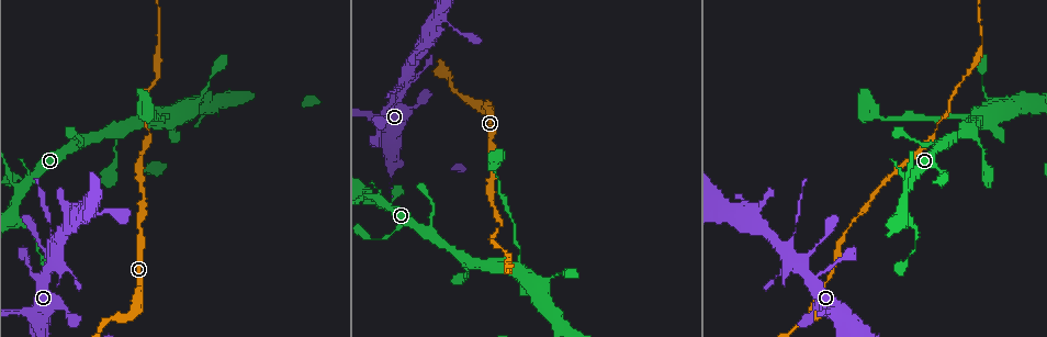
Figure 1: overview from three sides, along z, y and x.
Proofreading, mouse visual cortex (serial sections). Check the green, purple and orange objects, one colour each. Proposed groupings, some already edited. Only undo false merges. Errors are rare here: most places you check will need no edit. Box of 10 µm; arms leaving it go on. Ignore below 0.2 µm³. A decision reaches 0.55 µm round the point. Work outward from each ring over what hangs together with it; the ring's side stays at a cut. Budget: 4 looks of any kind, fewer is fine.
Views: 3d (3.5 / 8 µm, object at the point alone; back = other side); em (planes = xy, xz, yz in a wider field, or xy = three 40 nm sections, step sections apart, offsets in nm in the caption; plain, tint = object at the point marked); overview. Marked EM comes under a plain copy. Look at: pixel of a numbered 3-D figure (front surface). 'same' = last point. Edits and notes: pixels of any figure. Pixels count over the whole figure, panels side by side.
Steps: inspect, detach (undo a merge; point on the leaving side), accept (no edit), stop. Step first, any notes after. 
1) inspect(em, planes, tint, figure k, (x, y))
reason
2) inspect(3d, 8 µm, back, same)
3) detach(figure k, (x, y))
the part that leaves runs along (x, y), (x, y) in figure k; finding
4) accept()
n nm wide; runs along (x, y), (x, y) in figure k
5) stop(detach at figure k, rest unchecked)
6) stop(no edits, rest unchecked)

inspect(3d, 3.5 µm, figure 1, (727, 208))
three-way junction

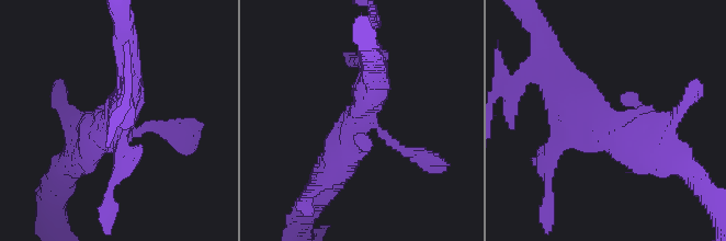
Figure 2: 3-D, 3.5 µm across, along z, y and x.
inspect(em, planes, tint, figure 2, (360, 119))
need the tissue

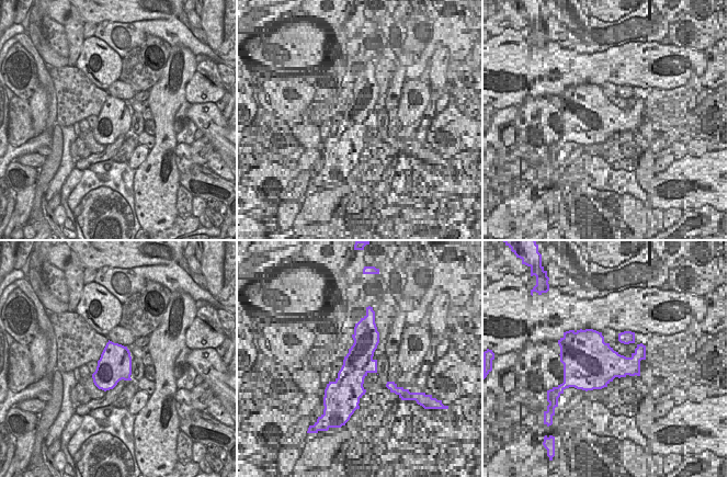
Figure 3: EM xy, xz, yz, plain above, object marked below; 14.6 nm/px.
accept()
runs along (662, 151), (585, 107), (559, 70) in figure 2; all the same cell

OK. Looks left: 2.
inspect(3d, 3.5 µm, back, figure 1, (514, 269))
a fork

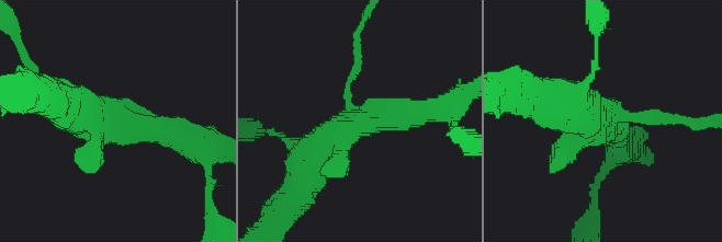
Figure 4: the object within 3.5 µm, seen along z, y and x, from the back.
inspect(em, xy, step 1, tint, figure 4, (355, 121))
now the EM

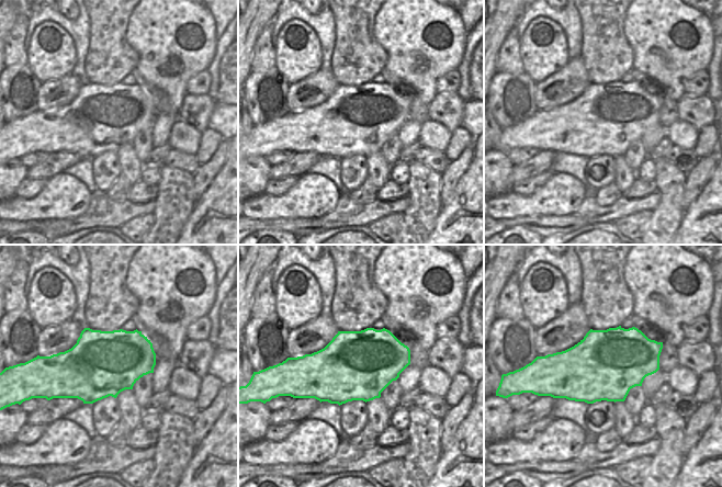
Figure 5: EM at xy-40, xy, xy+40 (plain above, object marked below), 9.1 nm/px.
accept()
runs along (424, 110), (357, 122), (306, 172) in figure 4; continuous, no second cell

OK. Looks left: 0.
stop(no edits, rest unchecked)

